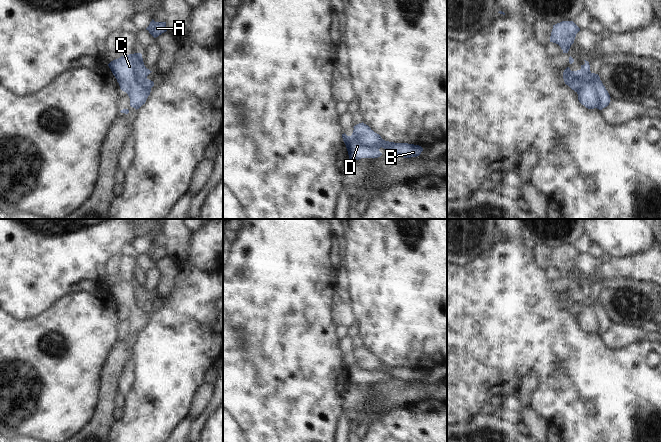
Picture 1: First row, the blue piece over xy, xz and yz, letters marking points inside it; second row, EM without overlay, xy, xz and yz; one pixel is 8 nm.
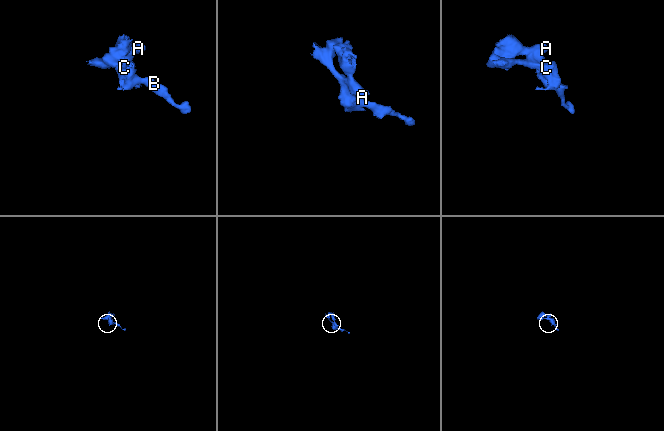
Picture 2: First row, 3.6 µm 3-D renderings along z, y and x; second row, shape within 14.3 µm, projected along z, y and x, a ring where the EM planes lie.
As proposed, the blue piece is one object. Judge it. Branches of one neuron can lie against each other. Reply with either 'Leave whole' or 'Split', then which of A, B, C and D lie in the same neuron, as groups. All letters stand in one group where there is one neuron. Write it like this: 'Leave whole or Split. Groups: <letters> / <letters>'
Leave whole. Groups: A B C D

